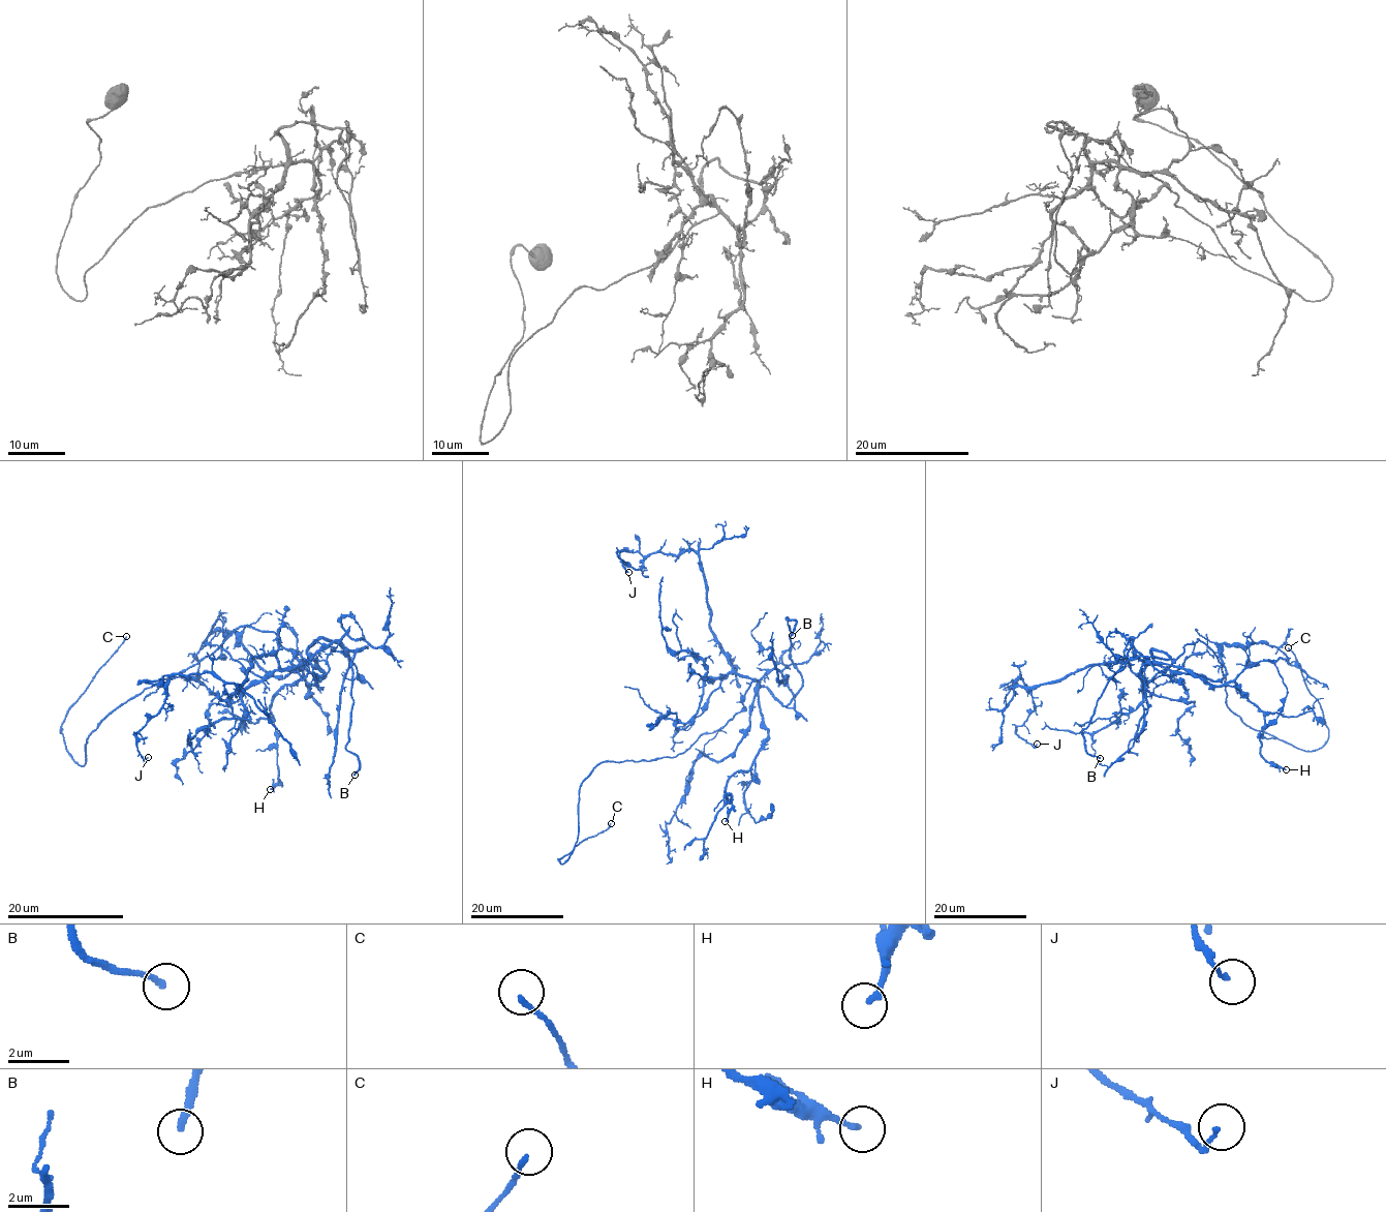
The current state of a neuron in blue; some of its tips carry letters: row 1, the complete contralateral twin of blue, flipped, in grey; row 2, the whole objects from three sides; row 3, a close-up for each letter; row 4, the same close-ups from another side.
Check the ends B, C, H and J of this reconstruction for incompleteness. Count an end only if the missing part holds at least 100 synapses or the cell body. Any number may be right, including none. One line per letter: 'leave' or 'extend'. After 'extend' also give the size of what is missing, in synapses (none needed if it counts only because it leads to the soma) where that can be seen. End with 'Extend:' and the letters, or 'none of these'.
B: leave
C: extend
H: leave
J: leave
Extend: C

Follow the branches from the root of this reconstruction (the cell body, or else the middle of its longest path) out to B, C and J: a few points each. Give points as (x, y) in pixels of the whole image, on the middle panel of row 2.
B: (722, 727), (756, 679), (783, 705), (798, 691), (787, 617), (796, 619), (792, 635)
C: (722, 727), (675, 757), (601, 762), (582, 783), (578, 837), (559, 862), (611, 823)
J: (722, 727), (756, 680), (733, 669), (709, 626), (700, 558), (653, 552), (633, 569), (619, 551), (628, 572)

